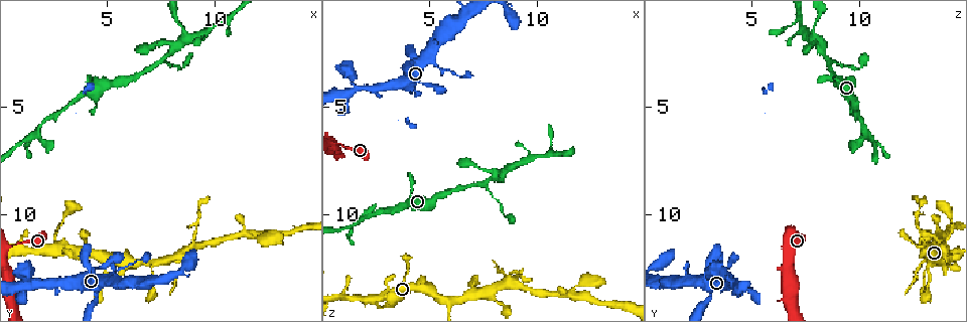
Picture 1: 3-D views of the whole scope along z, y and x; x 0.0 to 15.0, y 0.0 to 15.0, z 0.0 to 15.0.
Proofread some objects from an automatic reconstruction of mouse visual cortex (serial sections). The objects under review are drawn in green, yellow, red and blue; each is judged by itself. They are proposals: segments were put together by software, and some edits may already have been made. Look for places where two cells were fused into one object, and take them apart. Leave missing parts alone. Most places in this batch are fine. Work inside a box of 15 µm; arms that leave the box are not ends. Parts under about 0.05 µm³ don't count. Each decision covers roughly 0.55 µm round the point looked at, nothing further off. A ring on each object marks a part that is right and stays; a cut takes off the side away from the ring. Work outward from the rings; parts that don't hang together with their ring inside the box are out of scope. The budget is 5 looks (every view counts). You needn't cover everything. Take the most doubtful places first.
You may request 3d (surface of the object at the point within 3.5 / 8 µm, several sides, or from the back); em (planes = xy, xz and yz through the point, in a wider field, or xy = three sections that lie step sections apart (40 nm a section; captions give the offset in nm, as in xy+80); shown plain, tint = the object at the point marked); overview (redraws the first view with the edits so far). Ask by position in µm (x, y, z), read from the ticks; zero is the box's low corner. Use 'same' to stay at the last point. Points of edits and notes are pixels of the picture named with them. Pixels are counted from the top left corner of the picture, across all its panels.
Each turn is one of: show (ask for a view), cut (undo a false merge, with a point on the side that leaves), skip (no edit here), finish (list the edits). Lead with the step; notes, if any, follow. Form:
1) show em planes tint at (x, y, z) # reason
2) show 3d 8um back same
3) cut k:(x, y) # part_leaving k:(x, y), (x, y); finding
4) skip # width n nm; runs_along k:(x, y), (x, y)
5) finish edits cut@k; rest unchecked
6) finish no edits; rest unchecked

show 3d 3.5um back at (7.5, 2.9, 8.6) # side arm on a straight run

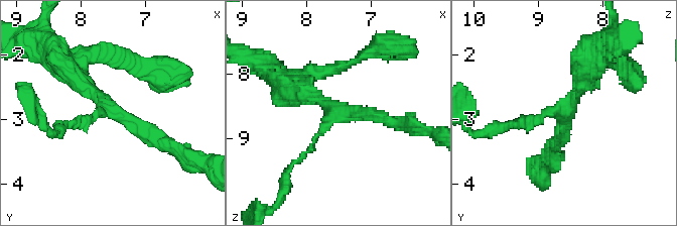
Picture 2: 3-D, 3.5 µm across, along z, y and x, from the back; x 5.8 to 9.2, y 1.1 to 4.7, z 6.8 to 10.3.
show em xy step 3 tint at (7.55, 2.85, 8.55) # arms 3; arm_widths 150, 200, 300 nm

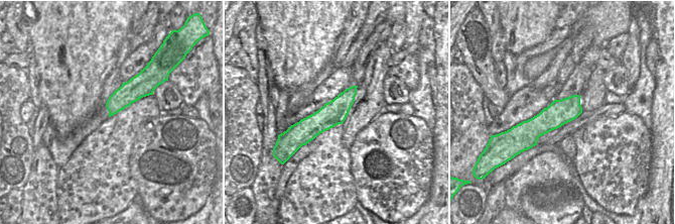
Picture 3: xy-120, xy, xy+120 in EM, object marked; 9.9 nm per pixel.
skip # width 240 nm; runs_along 2:(167, 143), (112, 110), (62, 64); continuous, no second cell

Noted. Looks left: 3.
show 3d 8um at (2.9, 5.0, 9.7)

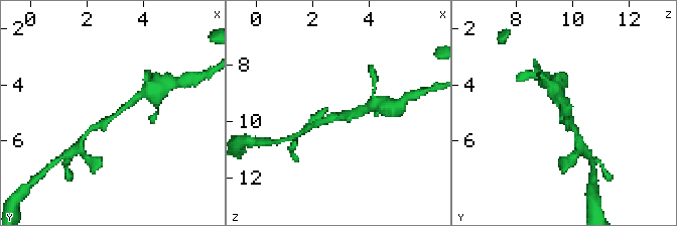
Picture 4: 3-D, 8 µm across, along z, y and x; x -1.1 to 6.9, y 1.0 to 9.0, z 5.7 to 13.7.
show em xy step 3 tint at (3.0, 5.1, 9.7) # arm_widths 250, 250 nm; need the tissue

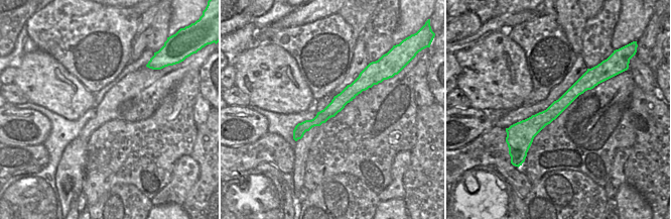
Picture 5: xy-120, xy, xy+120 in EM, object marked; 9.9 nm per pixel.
skip # runs_along 4:(137, 98), (115, 116), (91, 129); continuous, no second cell

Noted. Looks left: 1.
finish no edits; rest unchecked

